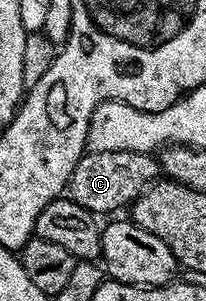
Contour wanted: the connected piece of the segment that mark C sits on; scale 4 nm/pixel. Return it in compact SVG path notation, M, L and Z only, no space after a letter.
M123 150L122 152L88 152L85 158L75 159L76 167L72 173L72 179L68 181L67 193L82 208L89 210L91 214L103 216L119 206L127 207L135 202L136 198L144 194L145 190L161 177L162 171L157 155L147 150Z

